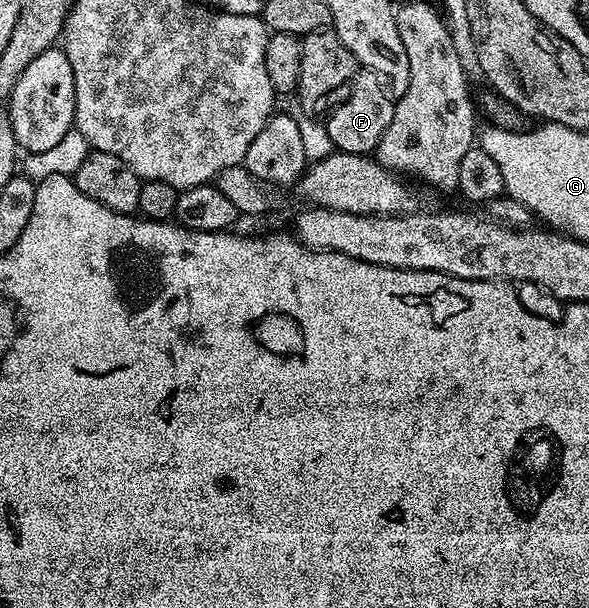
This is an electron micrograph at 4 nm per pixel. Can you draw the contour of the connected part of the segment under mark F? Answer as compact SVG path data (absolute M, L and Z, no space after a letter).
M359 68L348 99L331 109L325 118L326 137L334 144L331 146L339 153L373 154L380 139L384 139L384 131L388 131L388 123L392 123L394 103L395 98L388 92L383 78L376 71Z

